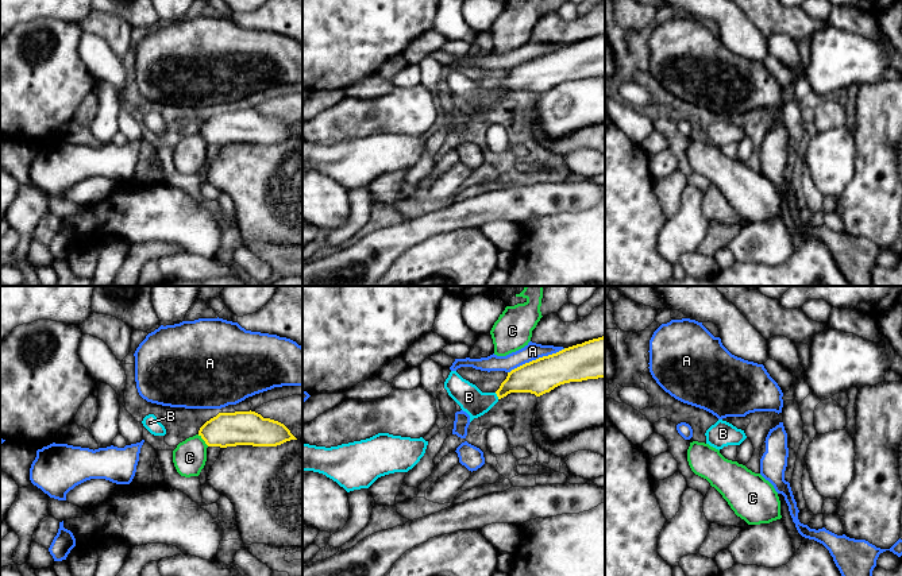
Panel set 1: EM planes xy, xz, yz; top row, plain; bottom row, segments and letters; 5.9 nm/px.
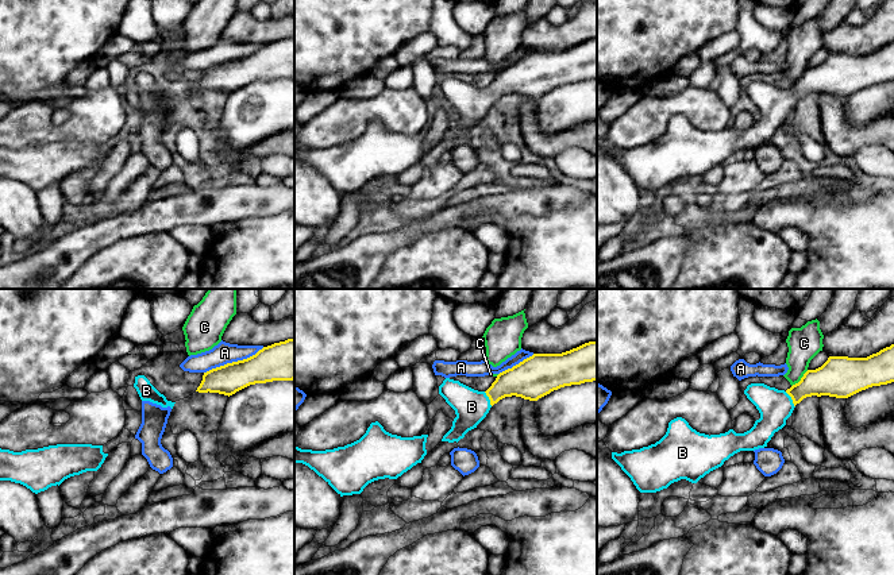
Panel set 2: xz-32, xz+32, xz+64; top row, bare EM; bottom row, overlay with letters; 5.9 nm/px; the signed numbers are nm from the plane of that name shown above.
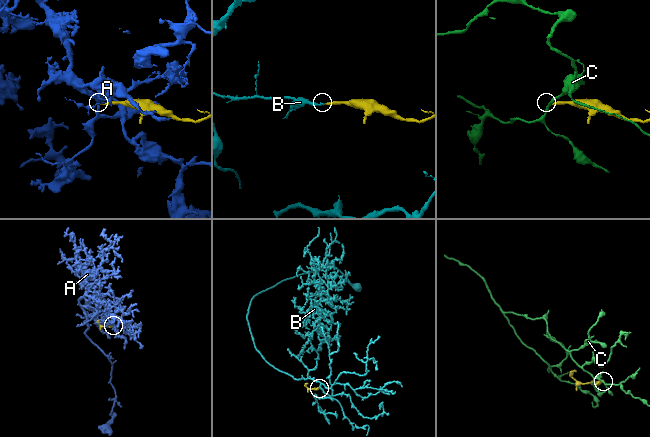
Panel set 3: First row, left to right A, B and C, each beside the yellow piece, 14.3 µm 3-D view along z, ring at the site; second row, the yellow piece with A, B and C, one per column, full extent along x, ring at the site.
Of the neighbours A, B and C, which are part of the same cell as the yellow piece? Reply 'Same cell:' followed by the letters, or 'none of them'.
Same cell: B

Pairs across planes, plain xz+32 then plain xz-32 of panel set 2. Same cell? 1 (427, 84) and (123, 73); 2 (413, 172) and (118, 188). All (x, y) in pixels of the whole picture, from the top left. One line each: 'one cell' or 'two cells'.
1: one cell
2: two cells

